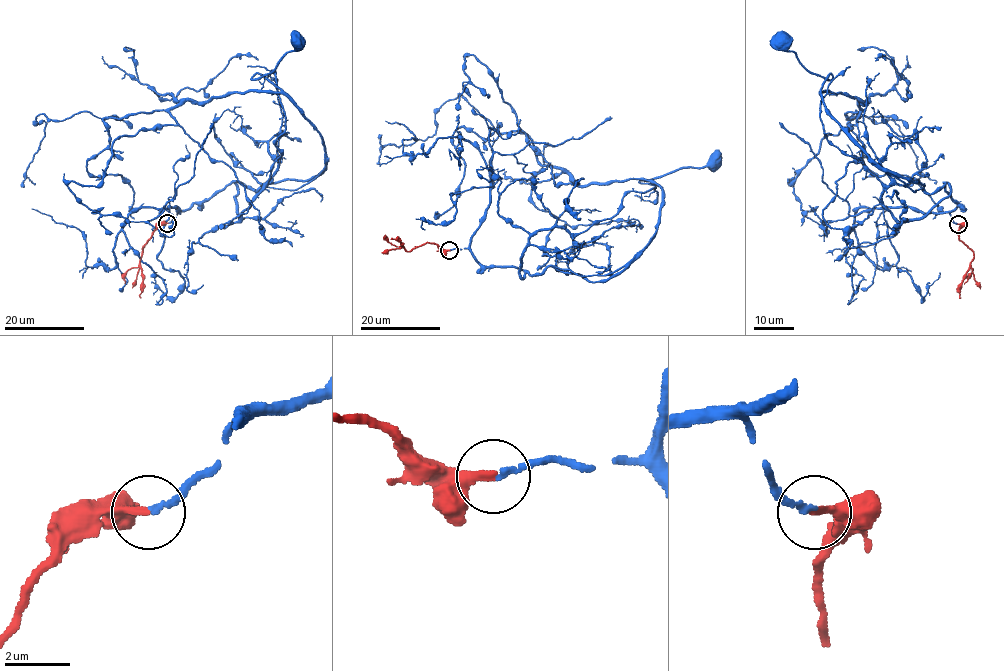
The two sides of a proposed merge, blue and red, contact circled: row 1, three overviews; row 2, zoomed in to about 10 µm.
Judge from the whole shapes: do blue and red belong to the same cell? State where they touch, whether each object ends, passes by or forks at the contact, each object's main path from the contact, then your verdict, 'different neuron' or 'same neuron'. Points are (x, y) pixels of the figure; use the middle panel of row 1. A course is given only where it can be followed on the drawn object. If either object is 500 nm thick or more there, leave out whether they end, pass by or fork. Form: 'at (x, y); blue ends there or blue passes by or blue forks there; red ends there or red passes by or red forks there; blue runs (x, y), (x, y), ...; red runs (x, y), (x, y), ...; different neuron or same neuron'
at (449, 250); blue ends there; red ends there; blue runs (449, 250), (529, 274), (557, 266), (608, 275), (633, 260), (659, 222), (661, 187), (640, 181), (717, 161); red runs (449, 250), (425, 242), (408, 251), (391, 239); same neuron

